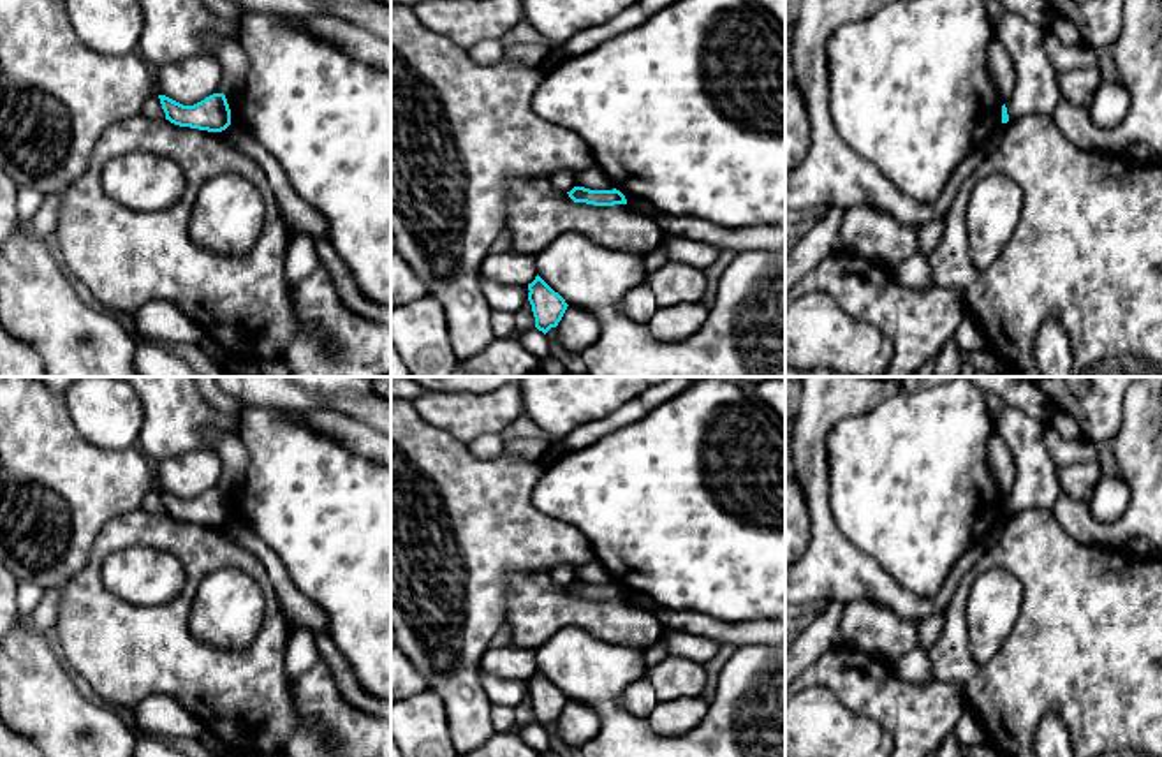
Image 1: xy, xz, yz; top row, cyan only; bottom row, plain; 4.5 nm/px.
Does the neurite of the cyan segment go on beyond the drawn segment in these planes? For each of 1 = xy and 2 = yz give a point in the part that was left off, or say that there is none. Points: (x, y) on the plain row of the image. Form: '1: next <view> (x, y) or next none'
1: next none
2: next none

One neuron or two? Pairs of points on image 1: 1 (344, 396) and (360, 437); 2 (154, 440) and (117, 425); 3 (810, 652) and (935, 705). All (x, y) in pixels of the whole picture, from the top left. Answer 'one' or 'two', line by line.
1: one
2: two
3: two

